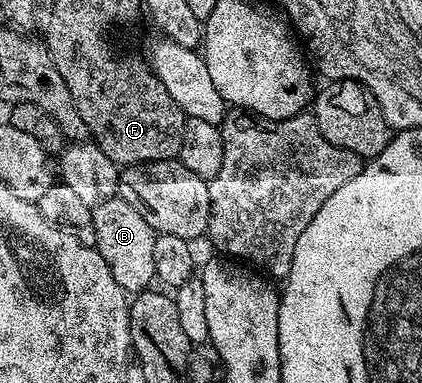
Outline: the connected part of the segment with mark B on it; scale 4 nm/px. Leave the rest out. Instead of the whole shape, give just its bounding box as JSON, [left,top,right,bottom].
[91,194,157,294]

